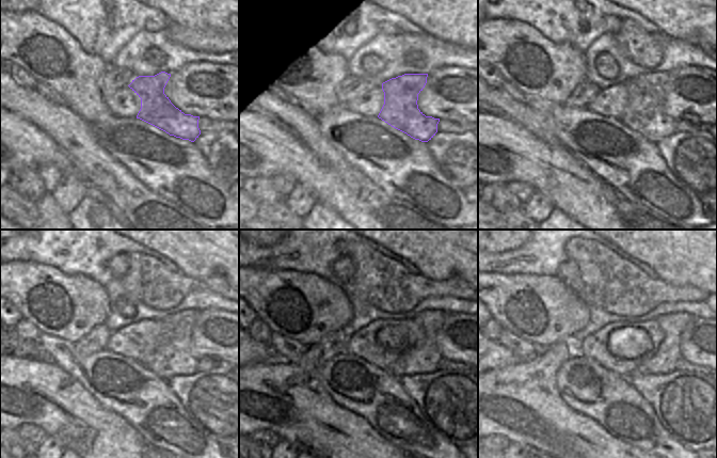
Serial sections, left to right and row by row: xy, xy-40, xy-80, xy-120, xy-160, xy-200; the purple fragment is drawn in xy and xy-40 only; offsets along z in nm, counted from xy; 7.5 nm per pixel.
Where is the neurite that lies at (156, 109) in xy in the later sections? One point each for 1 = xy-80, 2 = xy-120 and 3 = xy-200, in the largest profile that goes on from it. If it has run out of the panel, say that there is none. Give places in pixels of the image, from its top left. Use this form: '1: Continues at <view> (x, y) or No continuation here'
1: Continues at xy-80 (643, 113)
2: Continues at xy-120 (174, 357)
3: Continues at xy-200 (664, 361).

